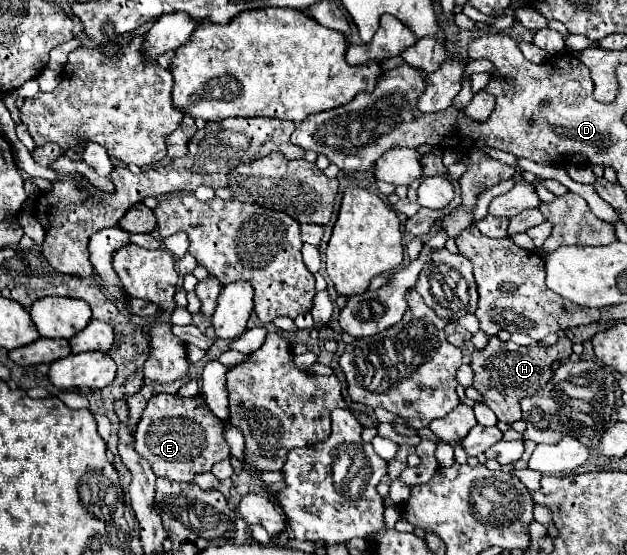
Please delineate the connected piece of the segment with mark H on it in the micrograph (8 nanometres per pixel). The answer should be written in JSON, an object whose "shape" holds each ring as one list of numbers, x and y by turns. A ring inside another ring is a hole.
{"shape":[[494,337,484,349,476,349,470,357,470,365,474,369,472,387,484,395,482,403,496,413,498,421,512,425,514,421,522,419,522,409,520,409,522,395,538,393,538,389,542,389,554,377,552,363,558,359,568,359,570,355,572,355,572,341,568,337,558,339,558,343,552,347,540,347,540,345,520,347,512,341,504,343,498,337]]}

